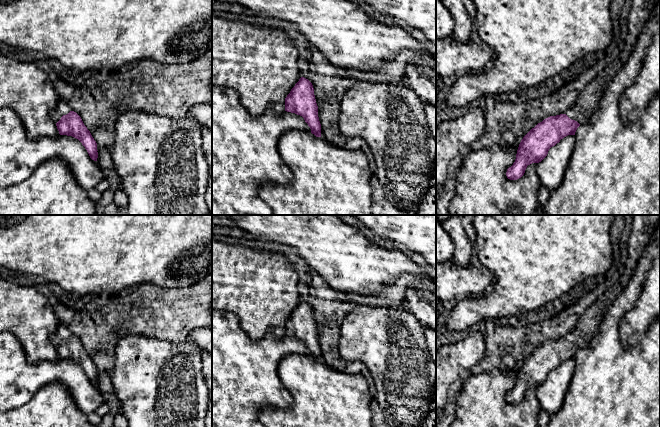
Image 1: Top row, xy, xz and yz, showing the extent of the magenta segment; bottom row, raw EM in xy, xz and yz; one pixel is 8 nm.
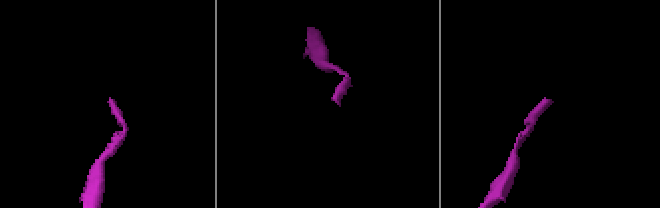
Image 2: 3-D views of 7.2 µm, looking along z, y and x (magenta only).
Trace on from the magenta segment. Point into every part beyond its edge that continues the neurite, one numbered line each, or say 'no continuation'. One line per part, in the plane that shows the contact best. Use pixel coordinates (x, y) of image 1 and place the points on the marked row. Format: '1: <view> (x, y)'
1: xy (62, 108)

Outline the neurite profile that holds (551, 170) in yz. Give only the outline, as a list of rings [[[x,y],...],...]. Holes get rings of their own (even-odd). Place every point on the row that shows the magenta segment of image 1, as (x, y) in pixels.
[[[575,135],[564,137],[551,147],[547,156],[537,164],[537,174],[543,186],[552,190],[562,184],[574,145]]]

